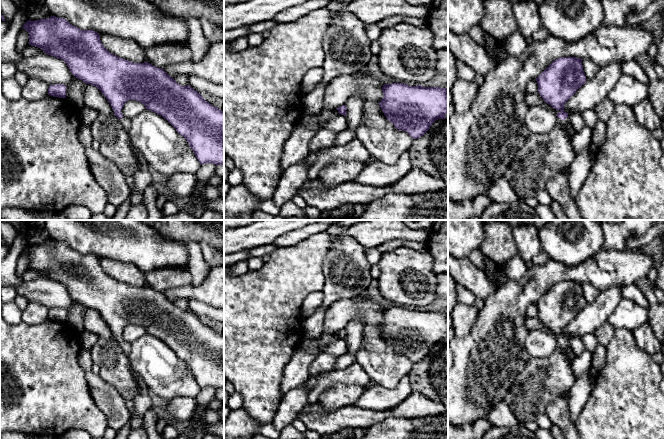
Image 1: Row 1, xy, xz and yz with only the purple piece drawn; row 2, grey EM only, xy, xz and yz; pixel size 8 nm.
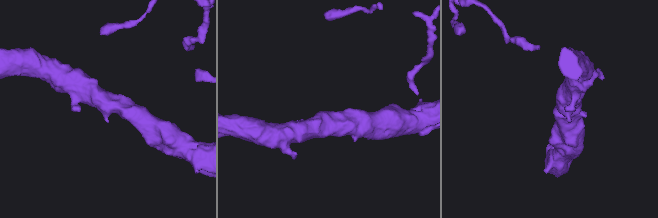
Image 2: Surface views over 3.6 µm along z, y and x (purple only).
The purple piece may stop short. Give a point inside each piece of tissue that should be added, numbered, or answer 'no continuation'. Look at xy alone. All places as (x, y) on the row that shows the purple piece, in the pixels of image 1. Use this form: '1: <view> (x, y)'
1: xy (125, 122)

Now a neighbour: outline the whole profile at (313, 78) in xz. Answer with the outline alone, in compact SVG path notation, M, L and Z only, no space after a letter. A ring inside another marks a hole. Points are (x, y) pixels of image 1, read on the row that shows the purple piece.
M322 67L311 68L302 79L302 84L306 90L306 93L309 93L321 86L323 76L324 70Z

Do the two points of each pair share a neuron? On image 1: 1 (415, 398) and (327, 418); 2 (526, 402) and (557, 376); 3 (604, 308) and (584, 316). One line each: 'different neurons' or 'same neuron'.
1: same neuron
2: same neuron
3: same neuron

